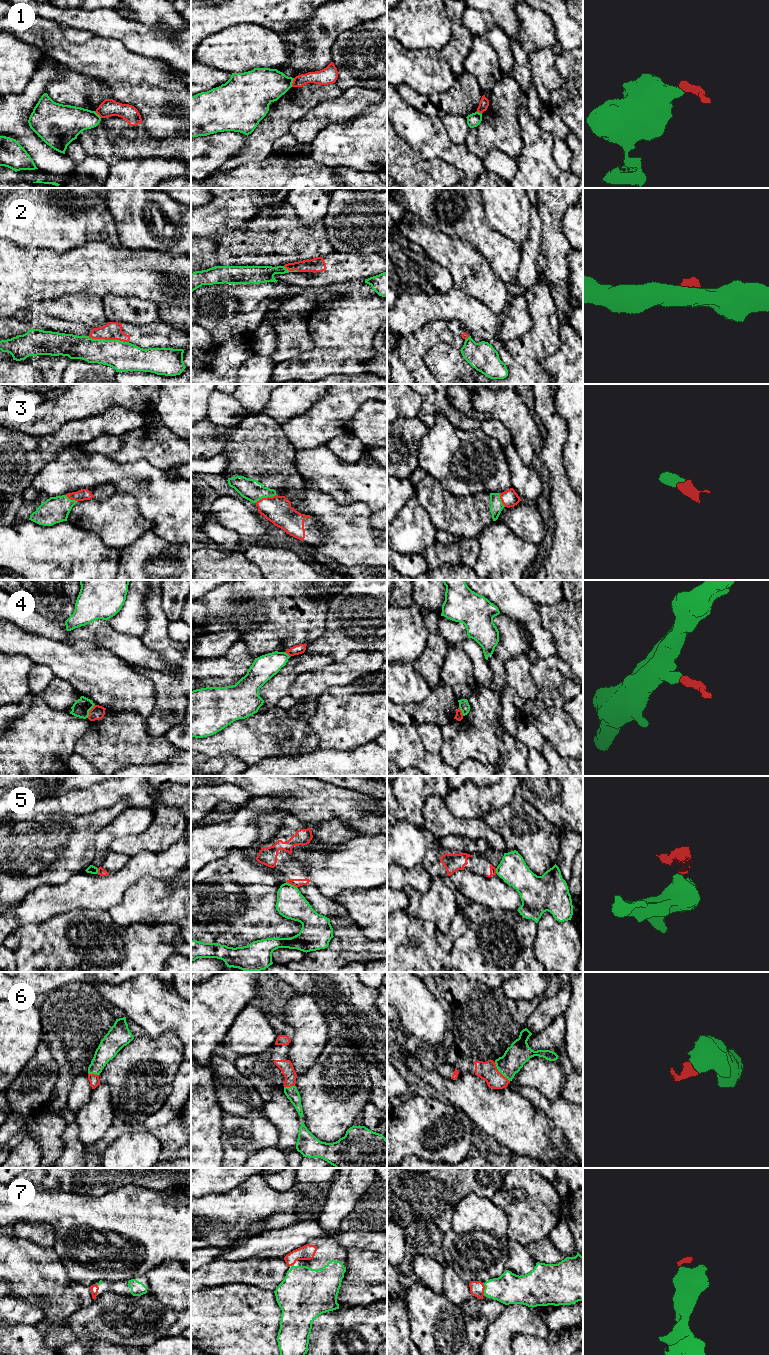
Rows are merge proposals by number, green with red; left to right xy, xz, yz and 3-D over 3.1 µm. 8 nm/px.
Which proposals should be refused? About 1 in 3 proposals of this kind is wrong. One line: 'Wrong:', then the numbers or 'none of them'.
Wrong: 1, 2, 4, 5

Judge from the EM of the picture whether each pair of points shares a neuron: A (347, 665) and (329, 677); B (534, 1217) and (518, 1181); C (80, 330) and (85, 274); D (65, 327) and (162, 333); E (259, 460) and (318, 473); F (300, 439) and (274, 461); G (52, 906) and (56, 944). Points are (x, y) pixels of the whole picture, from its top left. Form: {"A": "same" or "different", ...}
{"A": "same", "B": "same", "C": "different", "D": "same", "E": "different", "F": "different", "G": "different"}

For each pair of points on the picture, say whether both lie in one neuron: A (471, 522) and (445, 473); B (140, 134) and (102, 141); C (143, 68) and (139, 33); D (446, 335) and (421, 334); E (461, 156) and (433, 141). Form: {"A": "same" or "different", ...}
{"A": "different", "B": "same", "C": "different", "D": "same", "E": "same"}

